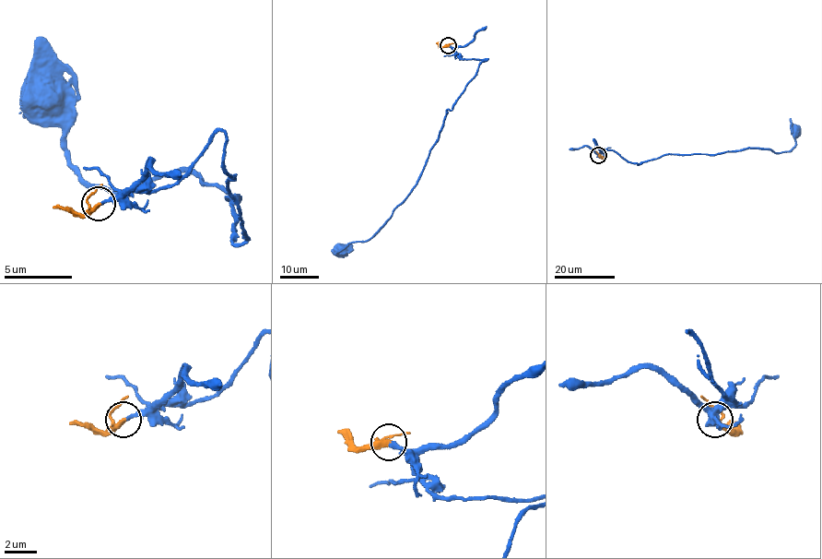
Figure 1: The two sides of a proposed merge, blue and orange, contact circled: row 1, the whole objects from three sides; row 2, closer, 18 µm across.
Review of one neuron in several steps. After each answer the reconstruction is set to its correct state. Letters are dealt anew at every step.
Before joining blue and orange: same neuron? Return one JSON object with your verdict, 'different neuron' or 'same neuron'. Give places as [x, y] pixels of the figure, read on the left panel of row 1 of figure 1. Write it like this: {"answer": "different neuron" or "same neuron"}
{"answer": "same neuron"}

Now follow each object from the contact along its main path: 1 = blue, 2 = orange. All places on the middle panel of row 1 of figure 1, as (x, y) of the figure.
1: (448, 46), (461, 58), (487, 59), (446, 112), (417, 183), (372, 237), (340, 251)
2: (448, 46), (439, 47), (437, 43)

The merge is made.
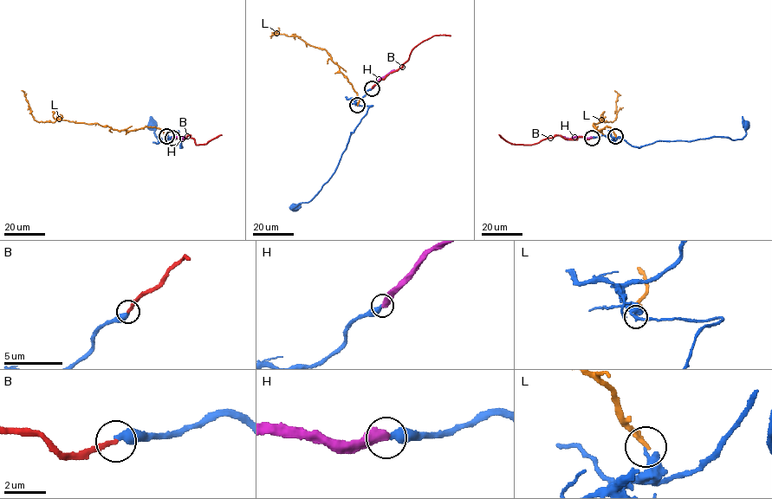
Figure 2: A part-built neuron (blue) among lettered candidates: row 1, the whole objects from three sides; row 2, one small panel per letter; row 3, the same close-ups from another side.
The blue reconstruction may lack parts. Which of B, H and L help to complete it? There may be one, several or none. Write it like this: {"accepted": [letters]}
{"accepted": ["B"]}

